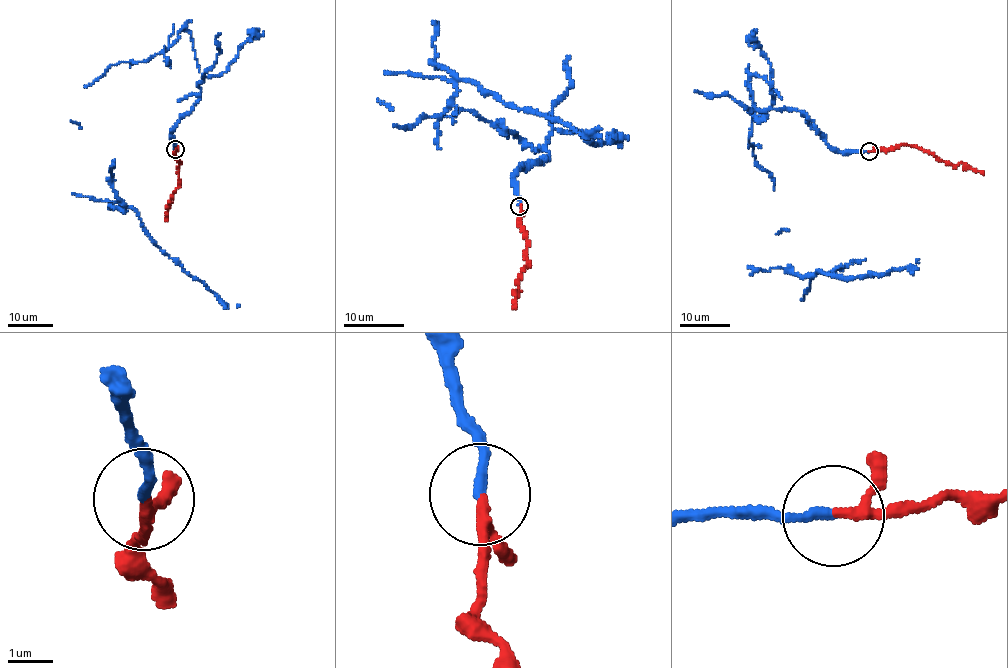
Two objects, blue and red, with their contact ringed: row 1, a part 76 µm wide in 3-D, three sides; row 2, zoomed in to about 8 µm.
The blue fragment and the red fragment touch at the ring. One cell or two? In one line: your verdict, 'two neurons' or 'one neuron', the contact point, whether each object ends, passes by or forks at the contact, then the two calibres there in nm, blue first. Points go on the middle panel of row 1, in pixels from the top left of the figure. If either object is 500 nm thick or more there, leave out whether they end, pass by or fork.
two neurons | (519, 206) | blue ends | red passes by | 200/200 nm

